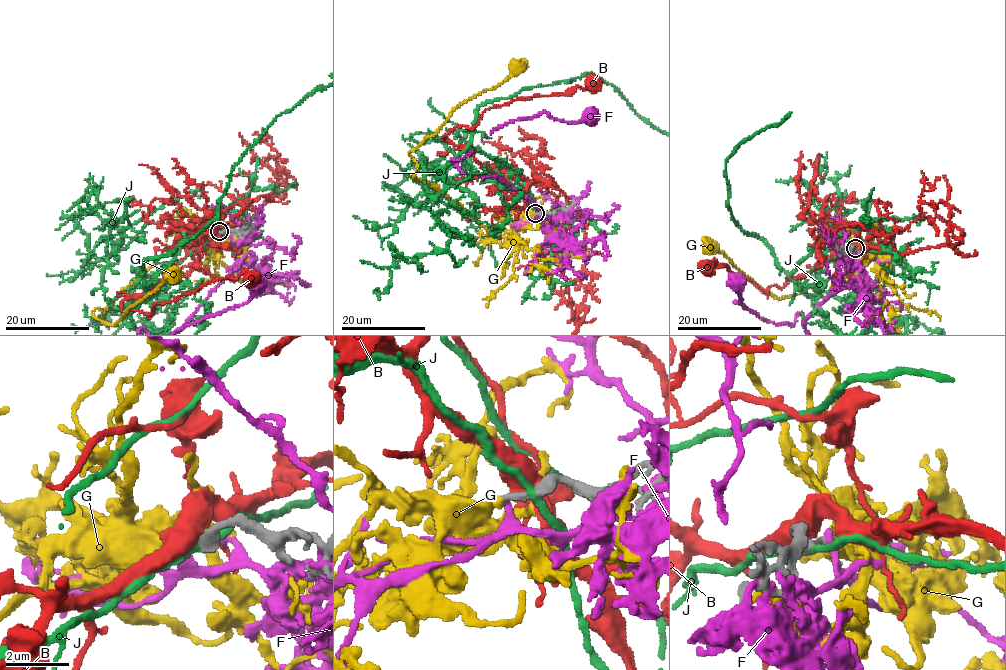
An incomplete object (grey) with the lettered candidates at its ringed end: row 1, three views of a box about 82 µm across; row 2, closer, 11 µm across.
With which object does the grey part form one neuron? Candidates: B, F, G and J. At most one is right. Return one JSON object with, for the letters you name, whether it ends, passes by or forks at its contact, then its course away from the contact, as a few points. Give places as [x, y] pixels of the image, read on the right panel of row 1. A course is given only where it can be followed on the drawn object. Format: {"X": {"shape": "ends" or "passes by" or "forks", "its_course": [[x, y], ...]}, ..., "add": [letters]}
{"G": {"shape": "ends"}, "add": ["G"]}

